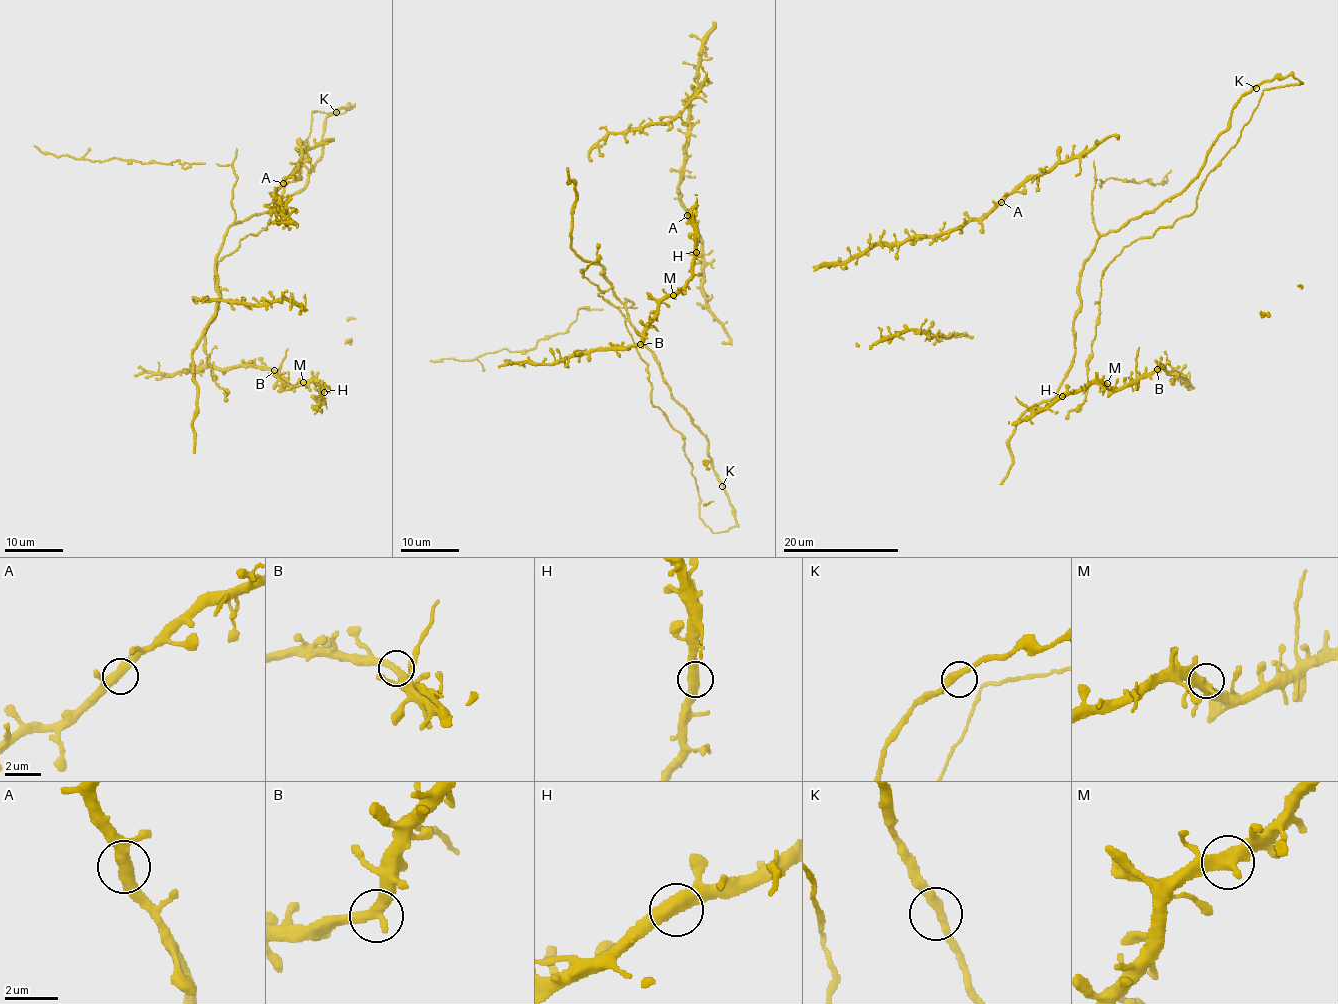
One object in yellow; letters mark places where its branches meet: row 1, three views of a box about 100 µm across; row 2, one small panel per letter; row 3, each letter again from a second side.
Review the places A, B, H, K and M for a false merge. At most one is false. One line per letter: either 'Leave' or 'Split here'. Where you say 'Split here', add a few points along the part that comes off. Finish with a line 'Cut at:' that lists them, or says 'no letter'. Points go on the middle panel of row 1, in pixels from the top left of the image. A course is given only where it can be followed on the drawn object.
A: Leave
B: Leave
H: Leave
K: Leave
M: Leave
Cut at: no letter

